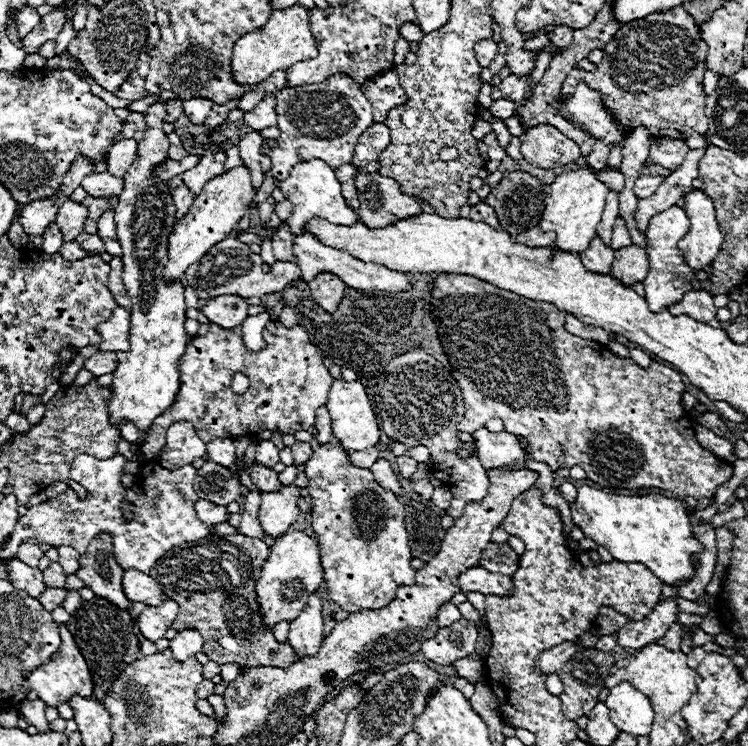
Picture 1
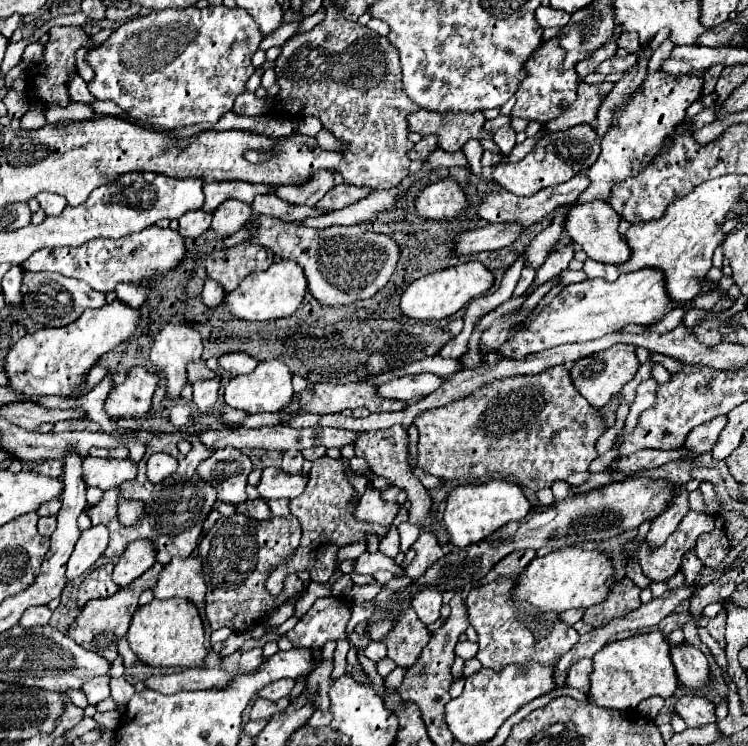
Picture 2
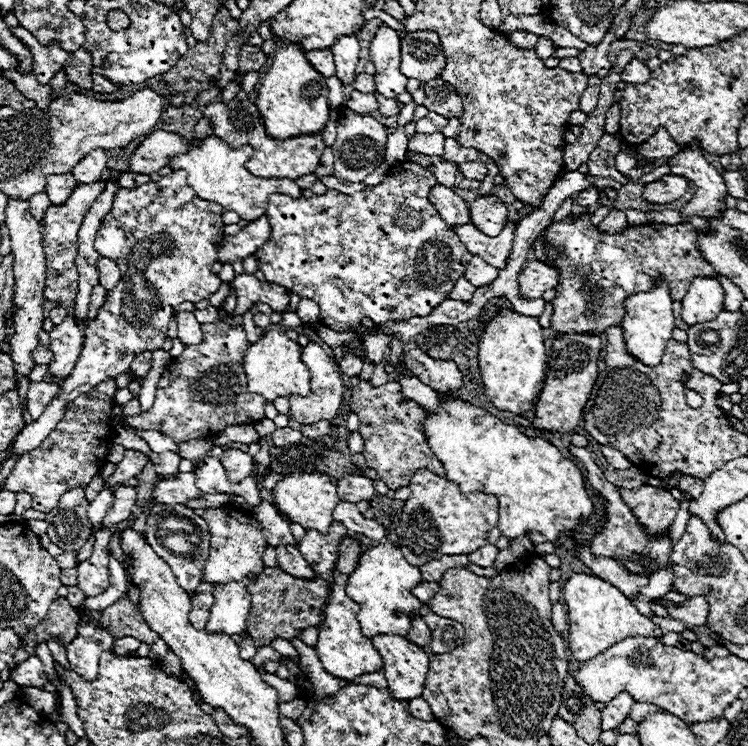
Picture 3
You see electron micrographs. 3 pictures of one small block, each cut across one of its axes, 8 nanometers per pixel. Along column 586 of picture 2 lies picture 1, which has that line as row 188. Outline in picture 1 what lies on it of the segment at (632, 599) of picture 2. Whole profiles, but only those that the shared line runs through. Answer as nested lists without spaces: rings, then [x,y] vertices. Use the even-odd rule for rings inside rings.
[[[608,170],[608,172],[598,172],[596,176],[598,176],[598,180],[600,180],[602,184],[606,184],[612,192],[622,192],[622,188],[624,188],[624,180],[626,180],[622,172]]]

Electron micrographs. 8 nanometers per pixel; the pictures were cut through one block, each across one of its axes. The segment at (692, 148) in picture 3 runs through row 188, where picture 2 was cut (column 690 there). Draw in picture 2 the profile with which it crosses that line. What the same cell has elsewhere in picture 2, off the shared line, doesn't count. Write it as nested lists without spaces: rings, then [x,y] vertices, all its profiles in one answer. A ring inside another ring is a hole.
[[[682,696],[676,704],[676,712],[684,718],[684,722],[690,726],[690,728],[700,728],[700,726],[706,726],[706,724],[712,724],[716,722],[716,714],[714,714],[714,702],[704,698],[704,696]]]

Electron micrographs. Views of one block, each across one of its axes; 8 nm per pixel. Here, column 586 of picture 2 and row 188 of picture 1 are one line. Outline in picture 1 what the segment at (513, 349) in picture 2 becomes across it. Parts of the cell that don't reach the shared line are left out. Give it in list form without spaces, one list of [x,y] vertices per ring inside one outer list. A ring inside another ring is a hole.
[[[322,160],[298,162],[292,168],[290,176],[286,180],[280,180],[278,186],[280,186],[284,198],[292,202],[292,216],[286,222],[288,222],[290,230],[294,232],[294,236],[298,236],[302,232],[302,224],[308,222],[312,216],[320,216],[332,224],[352,224],[352,220],[358,220],[356,212],[344,204],[342,186],[336,180],[334,170]]]

